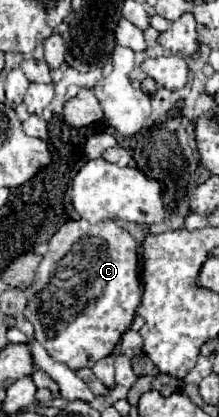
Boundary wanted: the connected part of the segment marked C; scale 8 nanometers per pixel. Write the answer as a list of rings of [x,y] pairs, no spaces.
[[[68,220],[50,238],[48,252],[38,266],[34,284],[26,290],[26,298],[28,306],[24,316],[34,324],[34,338],[48,350],[48,354],[74,372],[92,368],[96,362],[114,352],[122,334],[130,330],[136,308],[140,306],[142,284],[134,238],[112,220],[104,220],[100,224],[90,224],[88,220]]]

